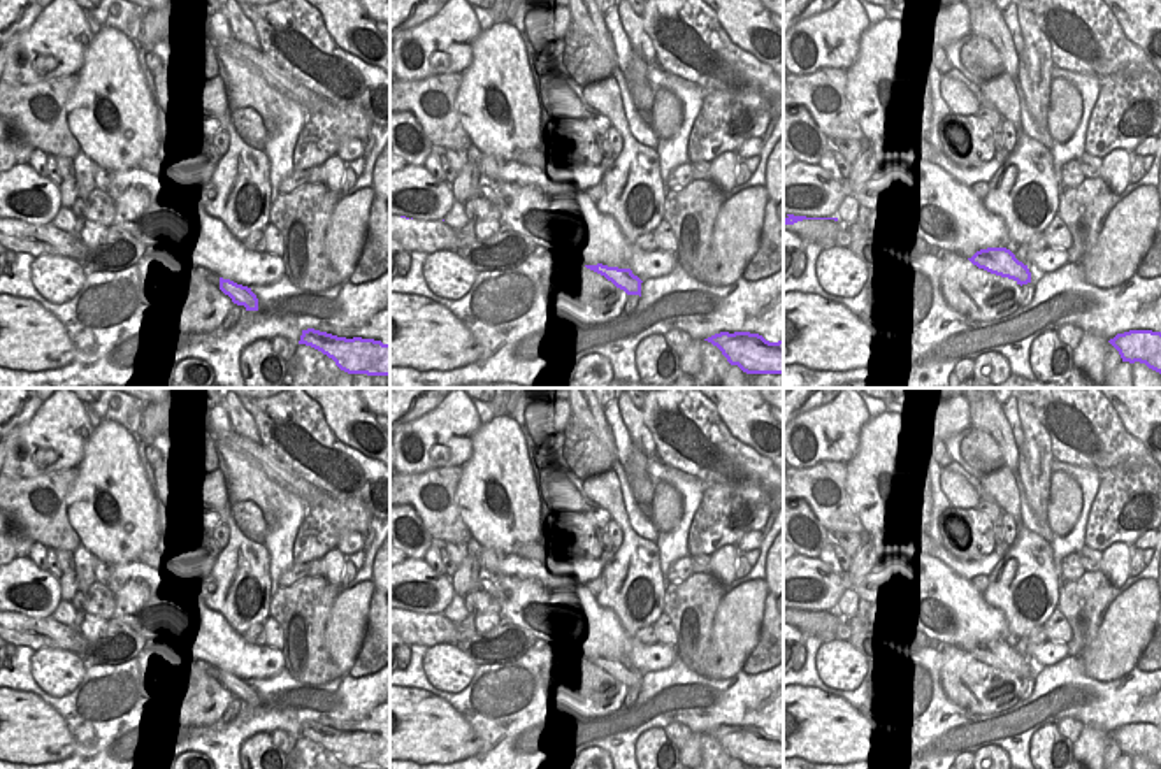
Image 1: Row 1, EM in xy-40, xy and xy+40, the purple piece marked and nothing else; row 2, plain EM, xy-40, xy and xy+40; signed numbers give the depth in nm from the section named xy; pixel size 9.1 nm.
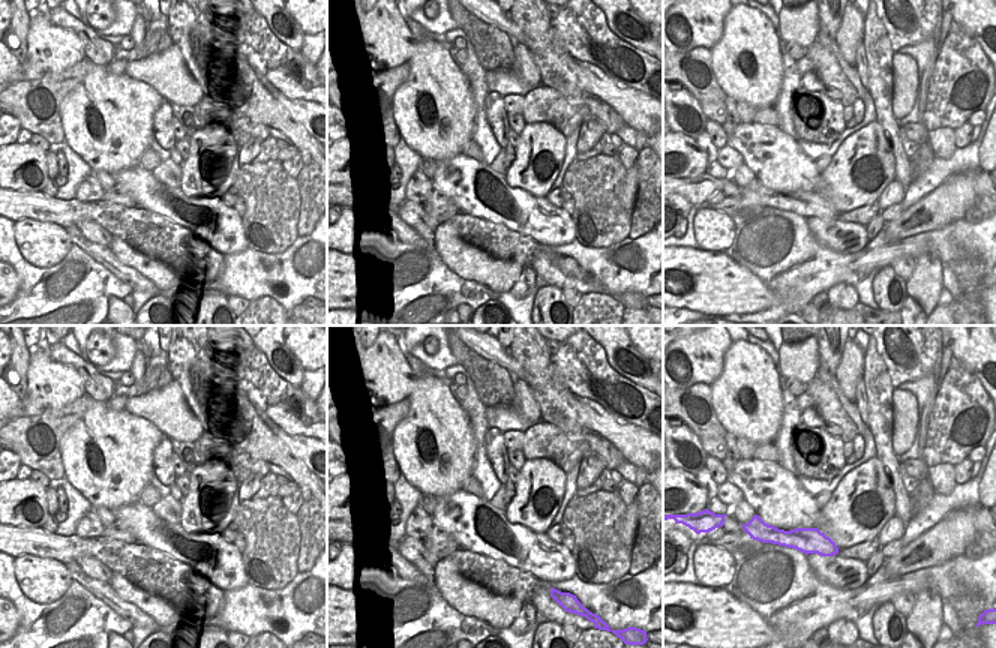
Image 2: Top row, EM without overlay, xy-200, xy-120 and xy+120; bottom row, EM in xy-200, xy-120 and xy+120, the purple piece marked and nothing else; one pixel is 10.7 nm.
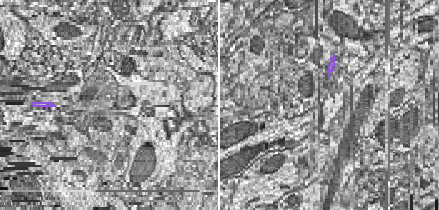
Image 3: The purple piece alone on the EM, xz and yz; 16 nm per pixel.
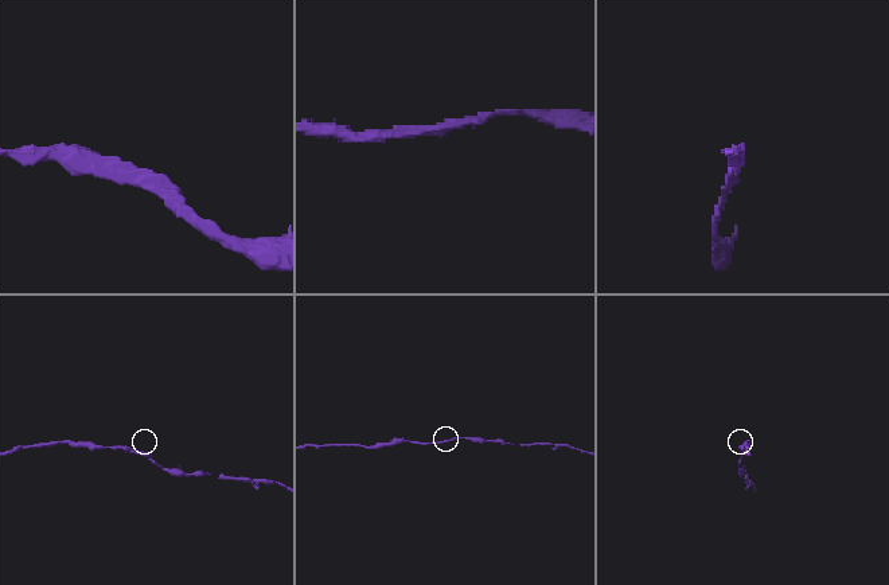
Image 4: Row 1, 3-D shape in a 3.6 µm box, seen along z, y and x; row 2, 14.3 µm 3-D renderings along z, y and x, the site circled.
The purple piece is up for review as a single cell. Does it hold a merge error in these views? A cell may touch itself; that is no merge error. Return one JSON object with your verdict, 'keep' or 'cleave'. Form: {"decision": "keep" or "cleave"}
{"decision": "keep"}

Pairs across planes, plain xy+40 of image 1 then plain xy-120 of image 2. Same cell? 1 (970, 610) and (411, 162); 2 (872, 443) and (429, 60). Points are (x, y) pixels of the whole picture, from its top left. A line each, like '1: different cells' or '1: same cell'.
1: different cells
2: same cell

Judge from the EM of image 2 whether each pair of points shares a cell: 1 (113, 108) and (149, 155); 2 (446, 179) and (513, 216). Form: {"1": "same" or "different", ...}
{"1": "different", "2": "same"}

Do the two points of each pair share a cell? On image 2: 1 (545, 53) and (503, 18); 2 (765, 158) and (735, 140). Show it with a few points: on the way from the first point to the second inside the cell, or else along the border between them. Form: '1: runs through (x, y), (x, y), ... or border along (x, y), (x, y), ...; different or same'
1: runs through (534, 44), (513, 29); same
2: runs through (758, 150), (747, 140), (743, 140); same

